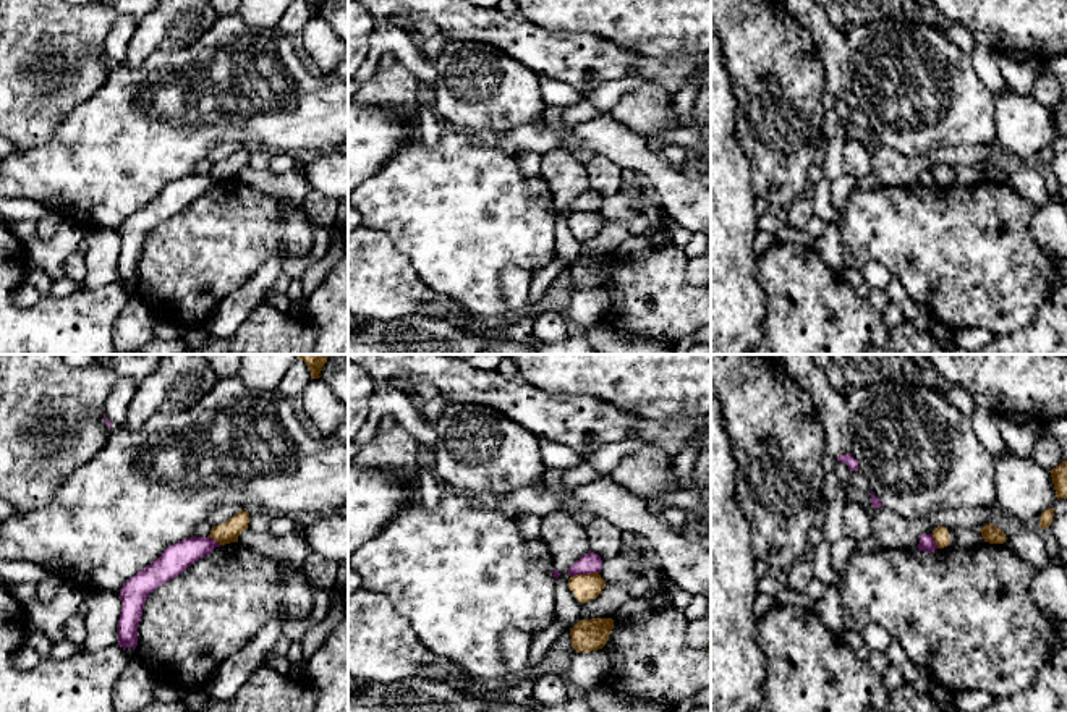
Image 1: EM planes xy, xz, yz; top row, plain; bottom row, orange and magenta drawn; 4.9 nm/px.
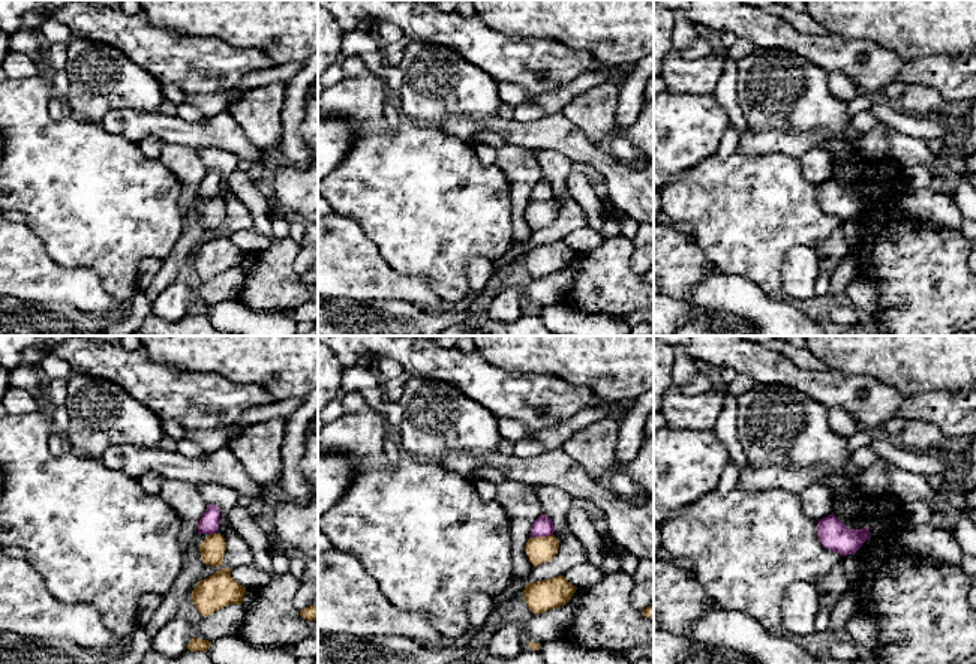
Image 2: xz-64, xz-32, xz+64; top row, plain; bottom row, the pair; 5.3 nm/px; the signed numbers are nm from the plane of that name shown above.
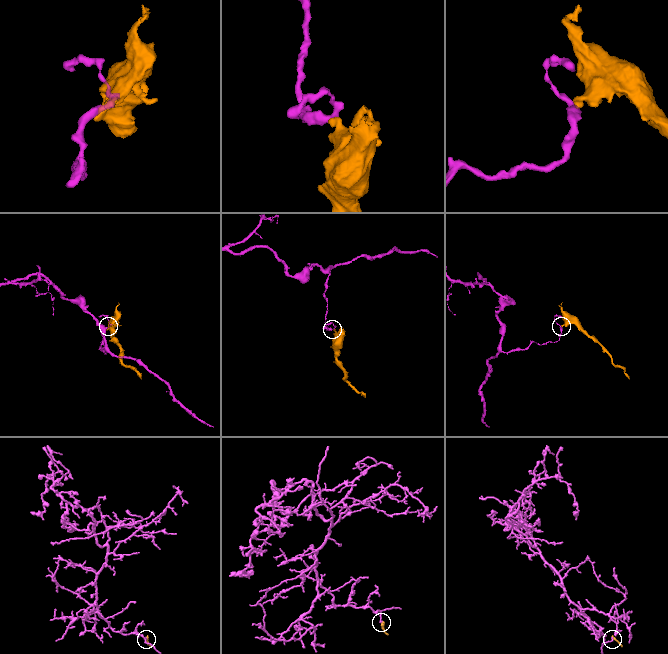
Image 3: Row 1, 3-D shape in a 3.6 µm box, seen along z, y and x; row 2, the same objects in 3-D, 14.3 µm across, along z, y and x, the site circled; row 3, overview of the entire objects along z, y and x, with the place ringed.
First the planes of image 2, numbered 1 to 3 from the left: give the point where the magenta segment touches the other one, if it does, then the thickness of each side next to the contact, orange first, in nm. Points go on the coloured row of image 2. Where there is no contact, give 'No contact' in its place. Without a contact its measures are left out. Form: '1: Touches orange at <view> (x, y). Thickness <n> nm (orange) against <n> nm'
1: Touches orange at xz-64 (212, 534). Thickness 130 nm (orange) against 110 nm
2: Touches orange at xz-32 (541, 537). Thickness 140 nm (orange) against 110 nm
3: No contact

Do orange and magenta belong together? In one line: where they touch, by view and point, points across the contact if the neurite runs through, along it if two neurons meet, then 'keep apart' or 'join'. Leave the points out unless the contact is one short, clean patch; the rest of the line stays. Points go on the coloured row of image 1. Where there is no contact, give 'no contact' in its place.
contact xz (583, 575); border xz (598, 572), (570, 578); keep apart

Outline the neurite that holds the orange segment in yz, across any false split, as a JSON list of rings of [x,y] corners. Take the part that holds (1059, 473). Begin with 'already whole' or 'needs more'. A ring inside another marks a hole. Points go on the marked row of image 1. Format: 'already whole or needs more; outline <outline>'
already whole; outline [[[1062,461],[1059,466],[1049,471],[1056,490],[1056,497],[1067,498],[1067,461]]]

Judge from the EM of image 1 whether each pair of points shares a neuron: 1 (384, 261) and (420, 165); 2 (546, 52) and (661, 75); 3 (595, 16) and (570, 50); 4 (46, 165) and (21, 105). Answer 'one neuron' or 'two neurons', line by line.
1: two neurons
2: two neurons
3: two neurons
4: two neurons

